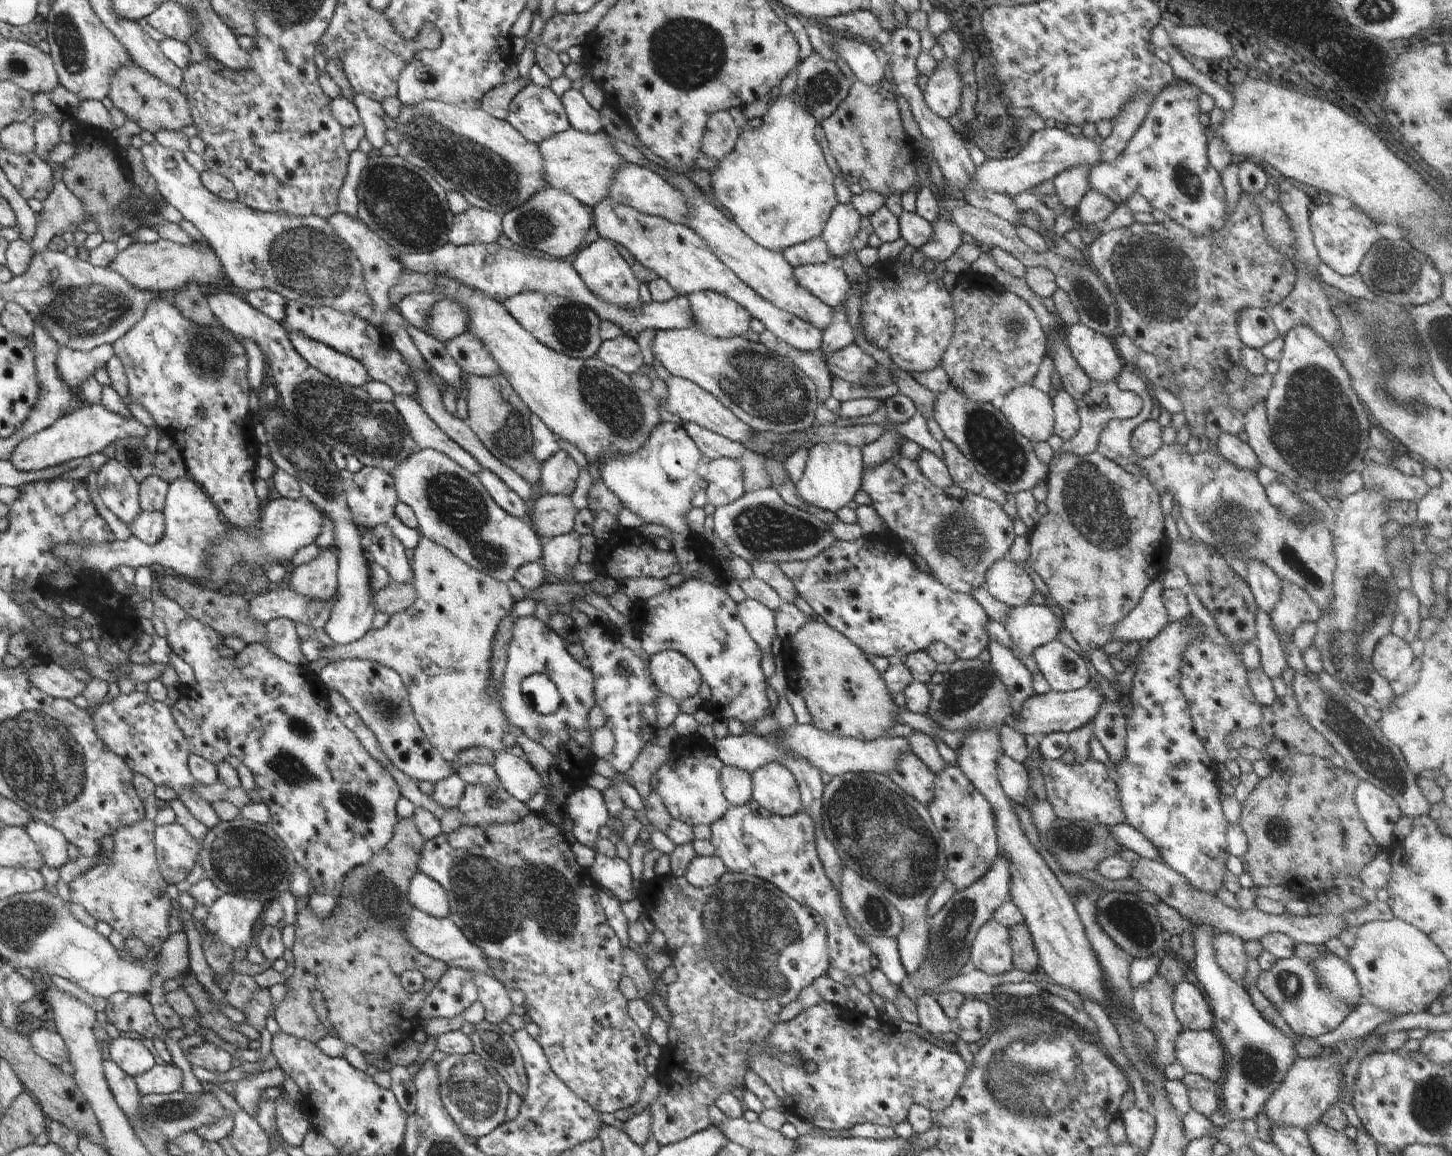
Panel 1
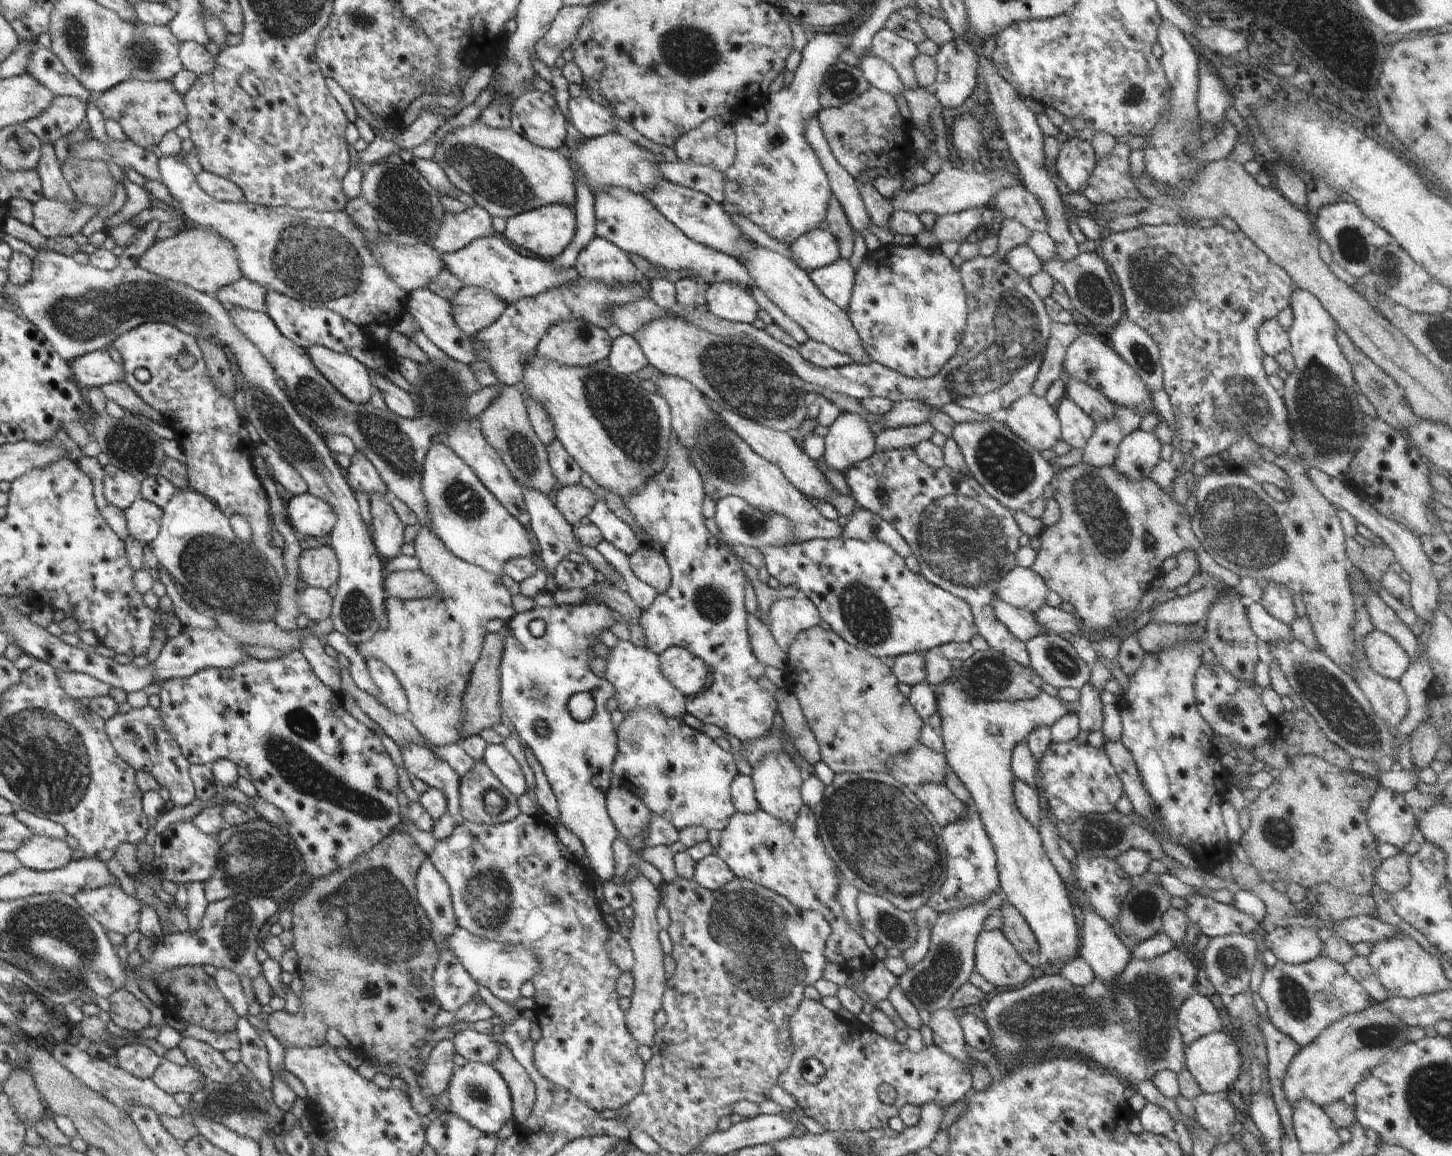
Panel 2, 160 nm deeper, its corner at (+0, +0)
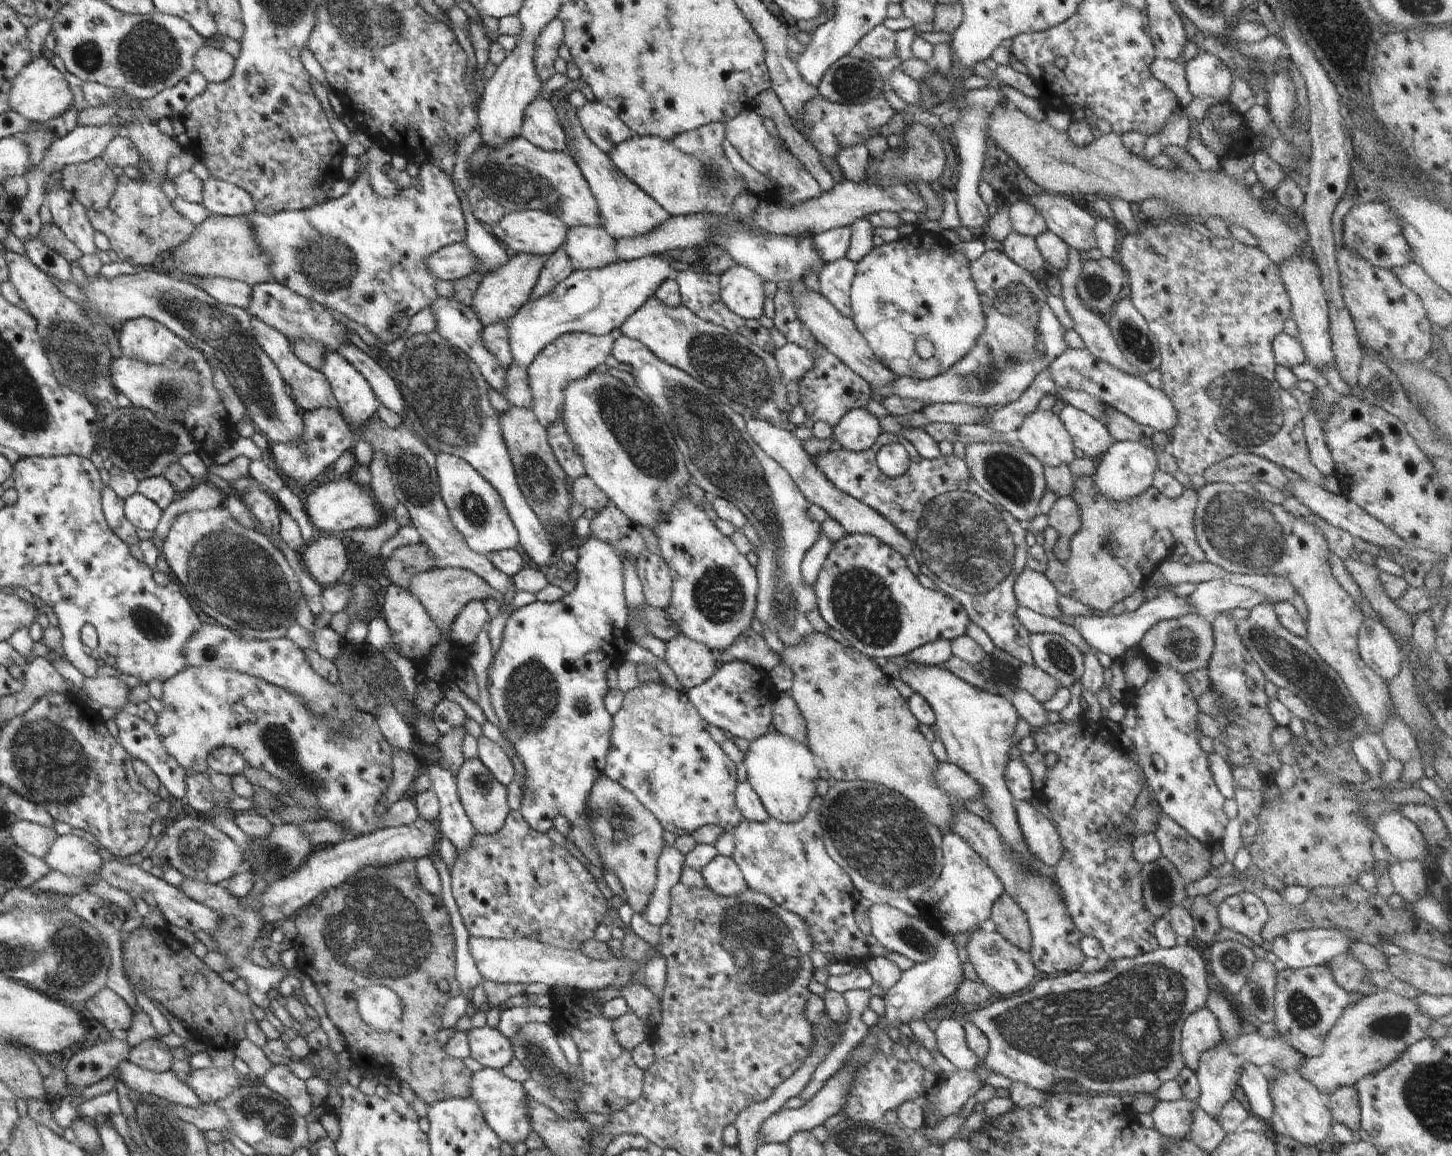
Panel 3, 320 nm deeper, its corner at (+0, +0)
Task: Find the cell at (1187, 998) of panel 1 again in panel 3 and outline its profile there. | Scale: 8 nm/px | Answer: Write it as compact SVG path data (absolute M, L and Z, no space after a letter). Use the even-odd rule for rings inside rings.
M1206 1006L1192 1013L1181 1028L1181 1053L1183 1063L1195 1073L1200 1057L1211 1051L1222 1040L1218 1019Z

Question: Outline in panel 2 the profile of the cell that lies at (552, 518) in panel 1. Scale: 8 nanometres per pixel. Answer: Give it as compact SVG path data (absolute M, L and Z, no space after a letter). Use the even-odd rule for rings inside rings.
M580 482L574 486L559 486L552 500L564 518L575 528L594 508L597 494Z

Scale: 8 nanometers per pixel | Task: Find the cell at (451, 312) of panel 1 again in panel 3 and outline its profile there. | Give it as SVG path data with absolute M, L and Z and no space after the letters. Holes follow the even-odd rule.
M517 253L509 256L504 266L500 265L496 270L484 274L480 286L468 303L475 310L484 327L498 320L511 319L520 310L520 307L530 300L546 258L547 256L542 255Z

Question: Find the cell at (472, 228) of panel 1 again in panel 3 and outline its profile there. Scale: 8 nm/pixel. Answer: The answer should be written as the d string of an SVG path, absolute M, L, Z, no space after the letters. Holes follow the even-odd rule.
M367 154L358 156L358 160L361 163L358 177L351 182L348 192L339 196L337 199L328 198L327 202L318 203L318 205L314 205L308 209L301 211L280 211L273 215L264 215L254 210L247 217L253 224L257 239L262 245L262 248L270 255L271 263L269 269L274 282L282 283L296 294L313 299L326 308L336 310L340 316L344 315L346 318L354 320L356 324L362 324L362 326L365 326L375 336L381 339L382 343L374 346L376 351L379 352L380 346L383 344L394 343L395 340L405 336L404 332L410 326L410 320L414 314L418 314L420 310L430 307L433 302L439 299L440 294L436 291L435 285L437 278L430 272L427 259L431 254L438 252L438 250L448 246L450 243L466 241L467 226L451 178L447 177L447 174L443 170L440 170L434 163L426 162L419 166L419 175L417 176L418 188L416 186L402 188L396 195L384 198L372 188L373 181L369 178L369 160Z

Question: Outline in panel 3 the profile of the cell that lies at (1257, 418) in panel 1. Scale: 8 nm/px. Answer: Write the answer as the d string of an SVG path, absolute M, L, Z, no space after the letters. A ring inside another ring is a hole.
M1207 483L1197 491L1196 512L1193 518L1193 529L1197 543L1205 554L1206 561L1223 568L1231 573L1240 574L1275 574L1284 575L1293 584L1298 594L1306 603L1309 615L1307 616L1308 644L1314 648L1318 656L1328 666L1331 666L1342 679L1353 698L1363 721L1370 729L1382 732L1386 721L1391 719L1391 696L1388 682L1380 678L1369 666L1363 664L1358 650L1358 633L1365 619L1361 608L1346 592L1332 574L1327 556L1329 551L1323 532L1317 529L1305 518L1293 518L1284 511L1281 505L1264 500L1250 483Z

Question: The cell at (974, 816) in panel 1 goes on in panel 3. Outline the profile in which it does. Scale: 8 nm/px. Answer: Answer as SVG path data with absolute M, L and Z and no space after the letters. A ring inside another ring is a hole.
M954 832L943 835L942 870L938 880L921 896L923 916L948 935L964 934L990 919L994 901L1005 891L987 862Z

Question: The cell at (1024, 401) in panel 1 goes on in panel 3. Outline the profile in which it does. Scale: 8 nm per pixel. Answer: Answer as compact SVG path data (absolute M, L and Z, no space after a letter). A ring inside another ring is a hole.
M1036 409L1025 418L1018 430L1005 438L1026 448L1043 466L1068 465L1076 457L1074 443L1054 410Z

